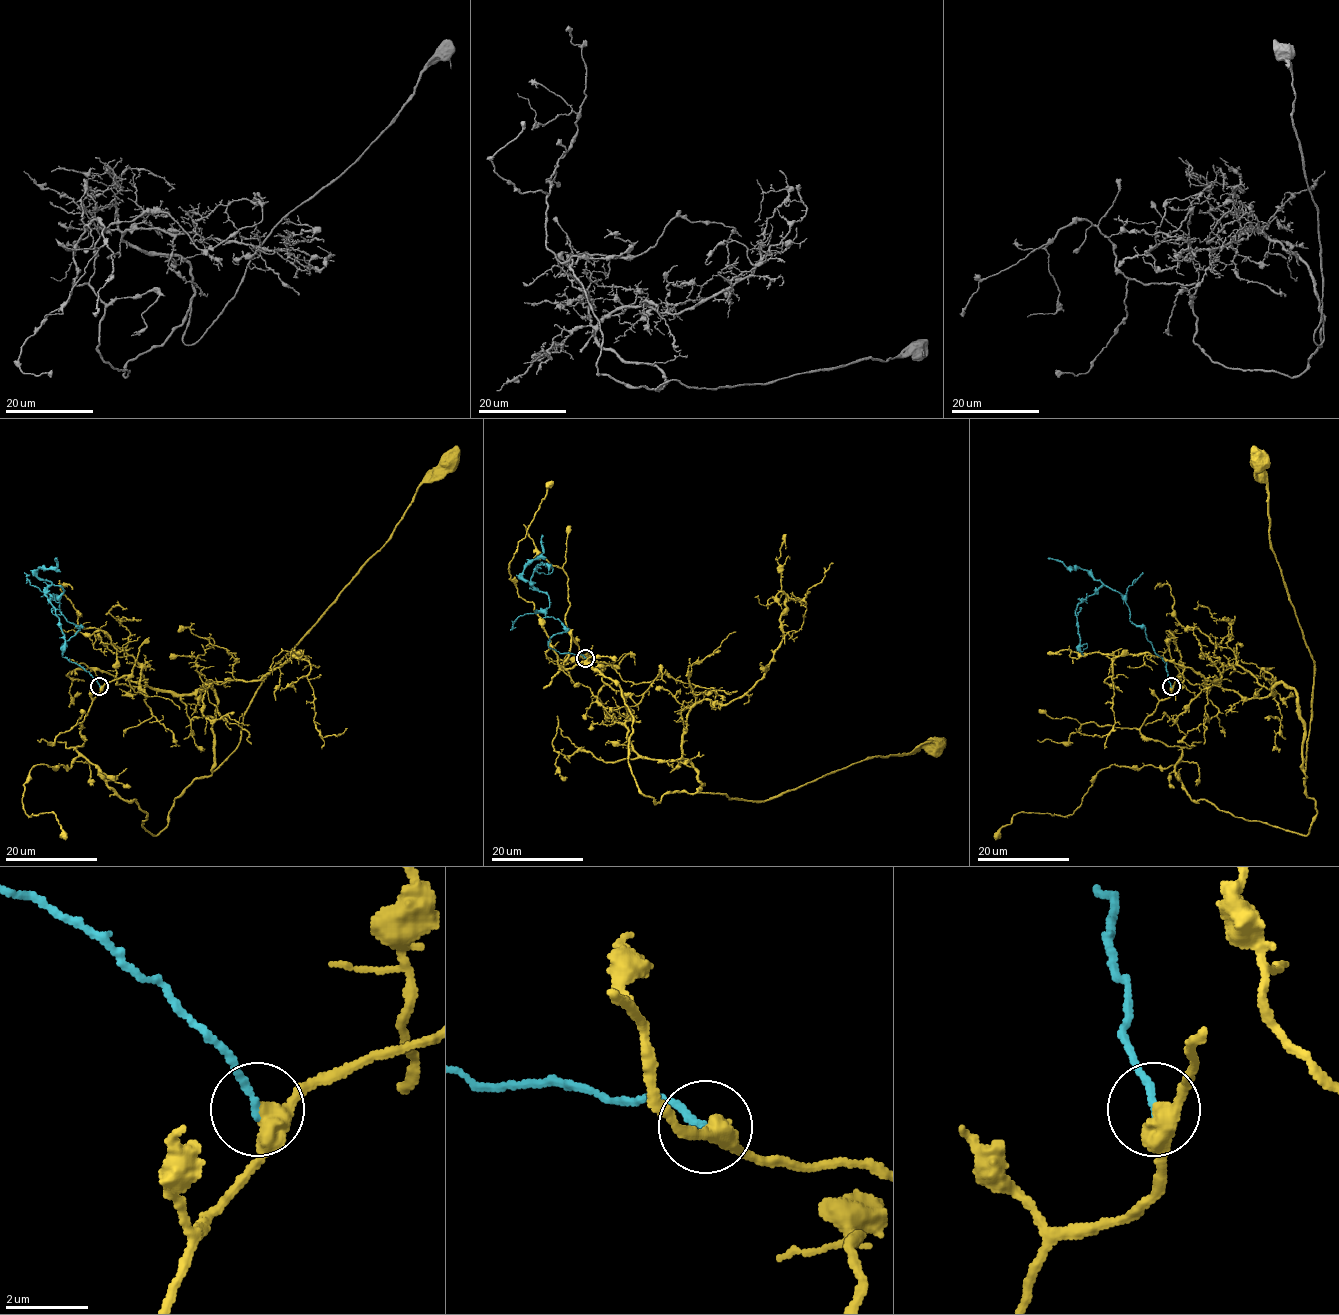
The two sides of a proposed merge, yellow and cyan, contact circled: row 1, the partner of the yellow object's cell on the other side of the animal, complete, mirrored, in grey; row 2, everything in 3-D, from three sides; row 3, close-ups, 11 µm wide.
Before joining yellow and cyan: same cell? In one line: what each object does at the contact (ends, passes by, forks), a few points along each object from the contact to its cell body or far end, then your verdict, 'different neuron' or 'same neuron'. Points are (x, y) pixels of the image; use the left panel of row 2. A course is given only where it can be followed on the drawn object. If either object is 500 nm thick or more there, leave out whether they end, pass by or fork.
yellow passes by; cyan ends; course yellow (99, 686), (76, 749), (156, 835), (173, 801), (236, 747), (261, 682), (452, 460); course cyan (99, 686), (62, 656), (78, 628), (61, 613), (63, 591), (54, 585), (45, 595), (62, 648); same neuron

